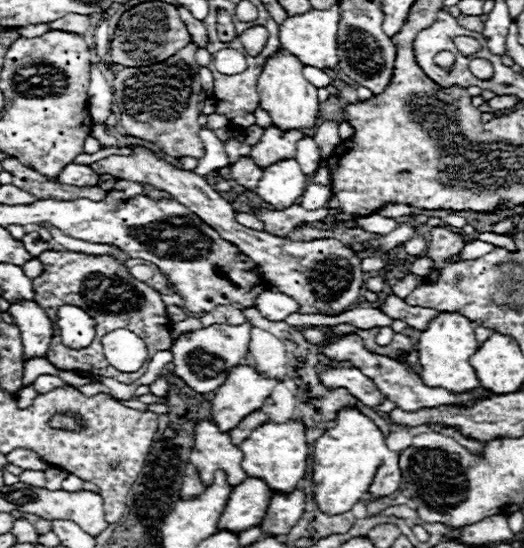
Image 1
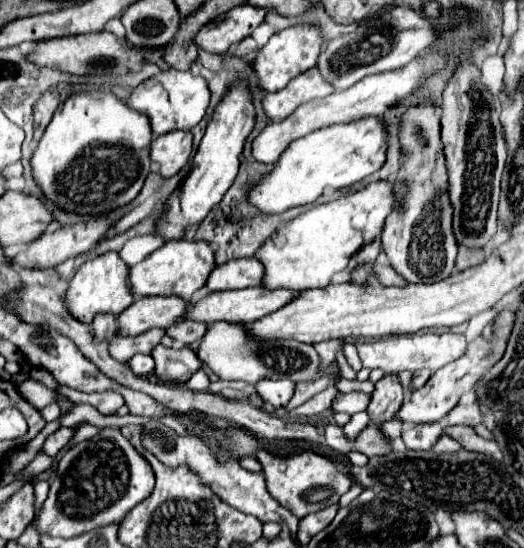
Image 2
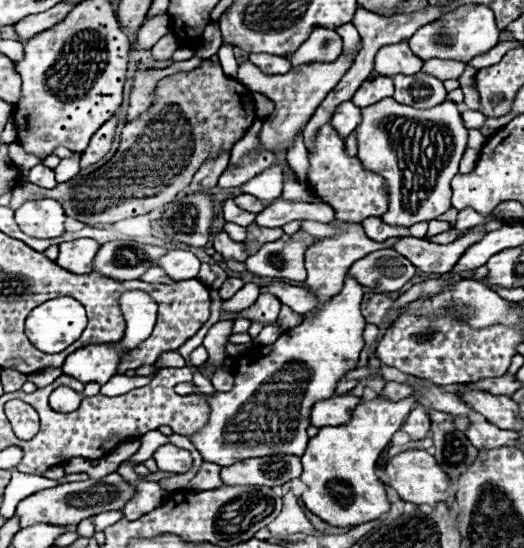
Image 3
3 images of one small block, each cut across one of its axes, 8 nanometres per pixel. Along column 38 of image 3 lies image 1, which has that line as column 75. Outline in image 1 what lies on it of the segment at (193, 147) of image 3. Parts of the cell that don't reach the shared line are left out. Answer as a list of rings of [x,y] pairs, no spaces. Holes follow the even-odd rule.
[[[16,158],[2,160],[2,166],[4,166],[6,172],[12,174],[14,186],[20,186],[20,190],[26,190],[28,194],[32,194],[32,196],[36,196],[40,200],[76,200],[78,198],[88,198],[94,201],[102,201],[106,198],[106,194],[108,194],[108,192],[104,192],[98,186],[76,188],[76,186],[64,186],[64,184],[58,184],[58,182],[52,182],[52,180],[44,178],[40,172],[28,170]]]

